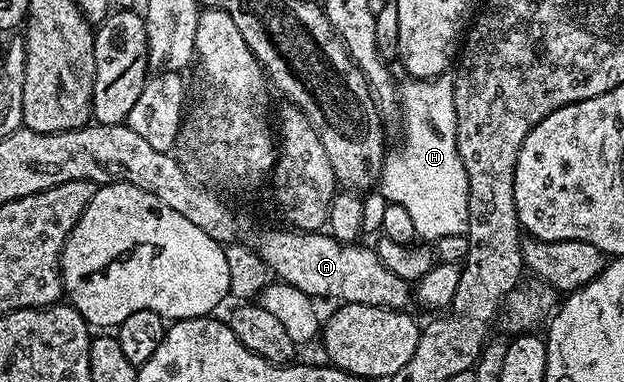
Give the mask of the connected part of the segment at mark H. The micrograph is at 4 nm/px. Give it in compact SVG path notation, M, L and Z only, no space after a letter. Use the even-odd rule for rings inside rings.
M445 74L434 80L409 79L408 85L399 89L404 145L393 160L385 159L378 181L381 195L410 214L416 235L424 242L435 242L450 234L463 236L468 230L470 182L458 154L452 82L453 77Z

